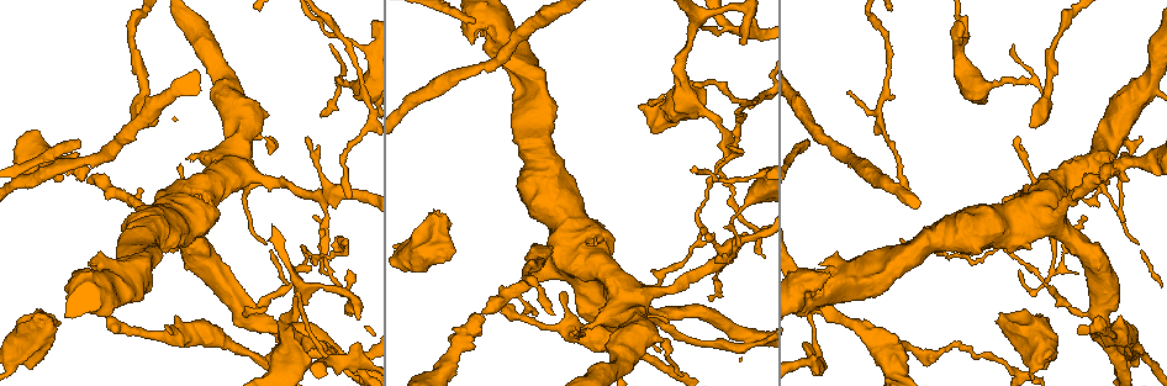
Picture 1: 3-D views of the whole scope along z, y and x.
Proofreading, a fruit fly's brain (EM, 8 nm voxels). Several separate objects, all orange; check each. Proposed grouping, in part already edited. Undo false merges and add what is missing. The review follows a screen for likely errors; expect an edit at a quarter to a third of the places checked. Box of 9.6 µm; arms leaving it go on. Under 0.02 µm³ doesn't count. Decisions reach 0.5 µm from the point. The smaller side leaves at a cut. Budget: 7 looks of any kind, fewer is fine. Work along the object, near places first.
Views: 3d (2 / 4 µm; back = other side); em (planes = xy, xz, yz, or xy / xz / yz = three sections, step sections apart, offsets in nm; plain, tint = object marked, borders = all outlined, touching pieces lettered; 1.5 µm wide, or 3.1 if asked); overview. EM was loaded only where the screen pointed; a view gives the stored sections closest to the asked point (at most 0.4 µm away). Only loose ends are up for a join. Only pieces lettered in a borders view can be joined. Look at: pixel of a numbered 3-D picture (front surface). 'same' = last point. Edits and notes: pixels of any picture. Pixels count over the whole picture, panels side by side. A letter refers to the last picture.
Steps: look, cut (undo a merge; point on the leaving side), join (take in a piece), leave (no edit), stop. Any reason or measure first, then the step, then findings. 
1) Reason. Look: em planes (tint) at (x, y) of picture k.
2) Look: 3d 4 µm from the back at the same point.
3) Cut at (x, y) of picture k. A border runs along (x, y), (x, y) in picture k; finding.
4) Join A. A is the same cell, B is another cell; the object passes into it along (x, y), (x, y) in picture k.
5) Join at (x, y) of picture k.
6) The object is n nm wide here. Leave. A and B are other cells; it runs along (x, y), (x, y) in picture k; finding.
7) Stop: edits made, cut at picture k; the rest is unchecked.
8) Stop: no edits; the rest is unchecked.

Stops while still wide. Look: 3d 4 µm at (1114, 157) of picture 1.

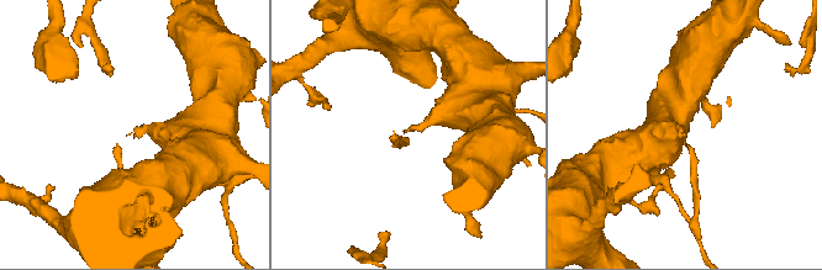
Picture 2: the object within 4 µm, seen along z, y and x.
Need the tissue. Look: em planes (borders) at (683, 132) of picture 2.

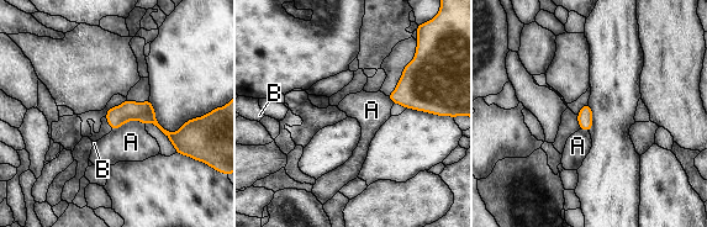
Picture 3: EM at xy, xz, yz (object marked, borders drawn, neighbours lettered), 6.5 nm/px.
Leave. A and B are other cells; it runs along (109, 115), (147, 114), (169, 135), (189, 127) in picture 3; none of them fits.

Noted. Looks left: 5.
Free end. Look: em planes (borders) at (502, 313) of picture 1.

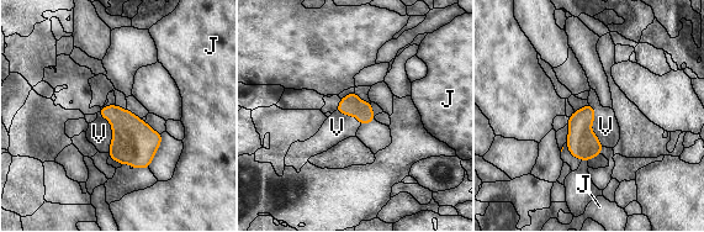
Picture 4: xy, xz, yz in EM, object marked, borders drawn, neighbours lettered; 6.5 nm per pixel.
Join at (605, 126) of picture 4. V is the same cell, J is another cell; it goes on there.

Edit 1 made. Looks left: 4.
Look: overview.

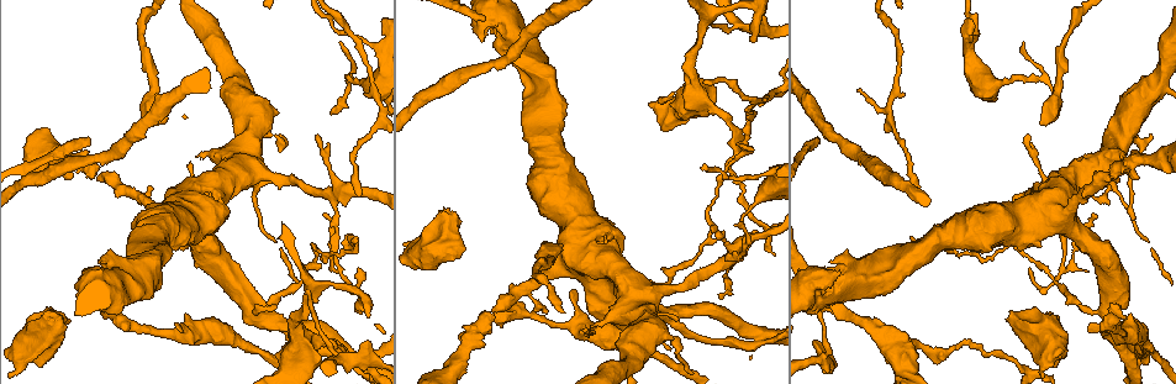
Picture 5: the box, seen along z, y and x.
Free end. Look: em planes (borders) at (439, 215) of picture 5.

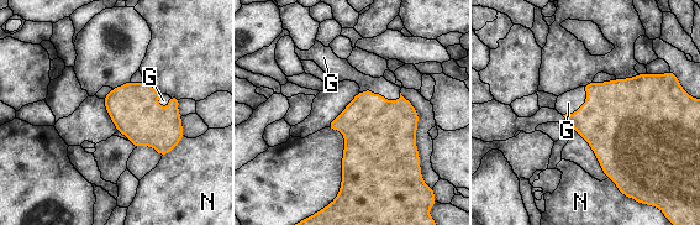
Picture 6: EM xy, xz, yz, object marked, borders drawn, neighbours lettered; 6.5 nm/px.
Join at (390, 92) of picture 6. G is the same cell, N is another cell; the object passes into it along (378, 132), (380, 94), (390, 92) in picture 6; the neuron continues.

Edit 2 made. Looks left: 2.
Stop: edits made, join at picture 4, join at picture 6; the rest is unchecked.

